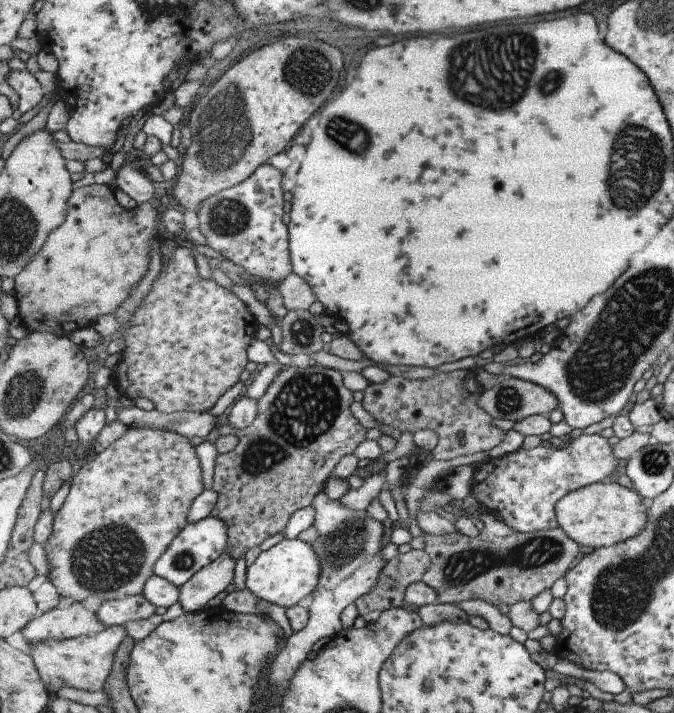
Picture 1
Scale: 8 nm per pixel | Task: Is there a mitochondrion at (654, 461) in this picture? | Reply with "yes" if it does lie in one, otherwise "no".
yes

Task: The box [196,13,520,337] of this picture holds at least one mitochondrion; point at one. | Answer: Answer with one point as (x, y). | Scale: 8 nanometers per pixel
(227, 217)

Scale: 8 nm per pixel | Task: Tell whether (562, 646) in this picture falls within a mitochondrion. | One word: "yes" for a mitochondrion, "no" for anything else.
no

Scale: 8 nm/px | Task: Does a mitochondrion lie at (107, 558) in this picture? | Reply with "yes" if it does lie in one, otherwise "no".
yes

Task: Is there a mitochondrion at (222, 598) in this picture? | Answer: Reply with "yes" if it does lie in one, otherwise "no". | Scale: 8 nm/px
no

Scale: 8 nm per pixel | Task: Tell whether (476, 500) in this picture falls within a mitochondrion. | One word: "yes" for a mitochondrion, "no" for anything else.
no

